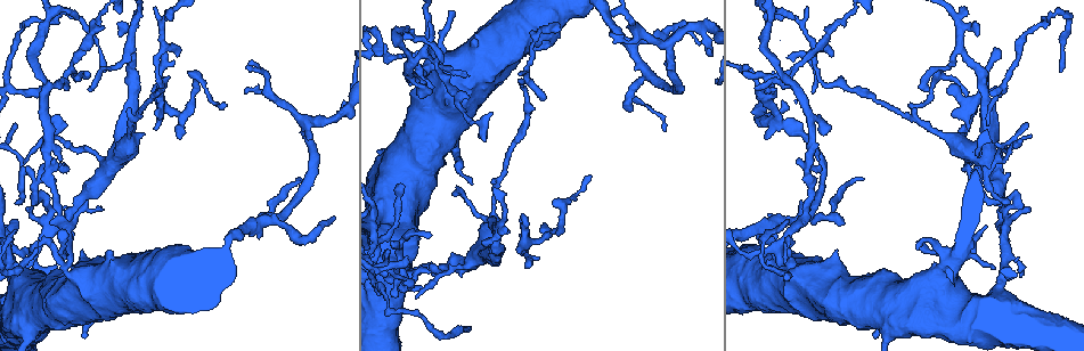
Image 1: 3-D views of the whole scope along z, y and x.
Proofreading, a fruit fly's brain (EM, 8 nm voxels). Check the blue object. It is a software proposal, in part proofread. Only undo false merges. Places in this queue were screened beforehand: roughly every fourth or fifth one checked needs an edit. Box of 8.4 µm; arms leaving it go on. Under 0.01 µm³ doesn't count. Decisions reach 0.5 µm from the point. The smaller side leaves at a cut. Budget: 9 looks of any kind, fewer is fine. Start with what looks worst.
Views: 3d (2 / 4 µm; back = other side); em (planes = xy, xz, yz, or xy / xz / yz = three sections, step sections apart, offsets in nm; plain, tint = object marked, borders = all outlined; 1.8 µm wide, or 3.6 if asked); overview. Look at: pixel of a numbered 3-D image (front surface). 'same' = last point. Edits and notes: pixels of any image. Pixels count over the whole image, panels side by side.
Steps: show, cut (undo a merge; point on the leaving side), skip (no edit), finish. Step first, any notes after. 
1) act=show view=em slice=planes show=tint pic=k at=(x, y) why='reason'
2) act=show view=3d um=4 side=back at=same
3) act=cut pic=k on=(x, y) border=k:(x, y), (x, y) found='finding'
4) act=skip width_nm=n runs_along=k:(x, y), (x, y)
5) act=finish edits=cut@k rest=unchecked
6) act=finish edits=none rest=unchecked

act=show view=em slice=xz step=4 show=borders pic=1 at=(66, 265)

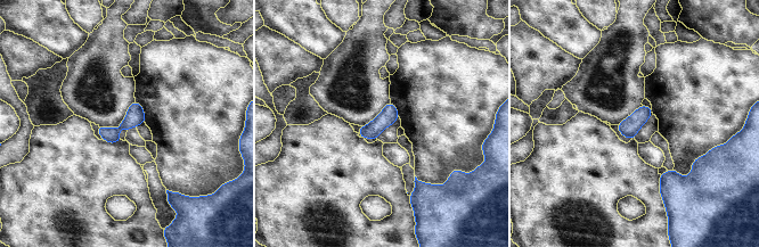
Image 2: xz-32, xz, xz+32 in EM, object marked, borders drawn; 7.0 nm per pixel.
act=show view=em slice=planes show=borders at=same why='cut it another way'

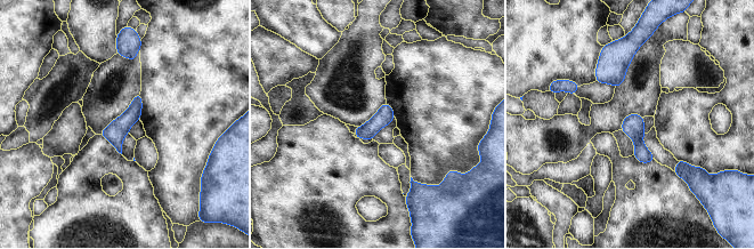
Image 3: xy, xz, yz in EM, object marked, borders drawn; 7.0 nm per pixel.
act=skip found='continuous, no second neuron'

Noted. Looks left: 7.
act=show view=em slice=planes show=tint pic=1 at=(1005, 228) why='sharp bend'

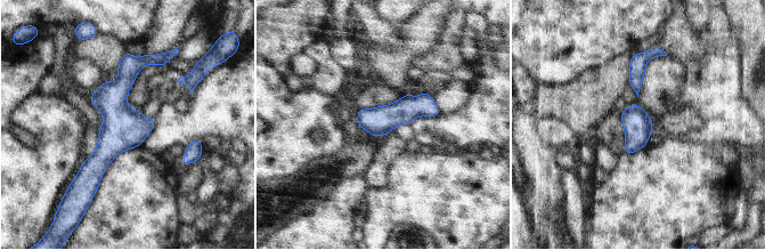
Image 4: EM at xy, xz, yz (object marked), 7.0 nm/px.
act=skip width_nm=190 runs_along=4:(152, 58), (115, 94), (95, 182) found='one neuron here'

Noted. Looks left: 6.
act=show view=3d um=2 side=back pic=1 at=(453, 267) why='sudden change in width'

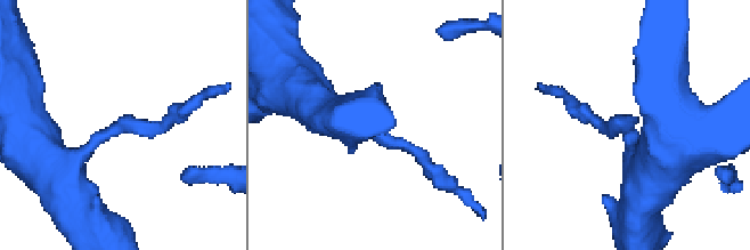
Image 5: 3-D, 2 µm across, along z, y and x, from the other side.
act=show view=em slice=planes show=borders pic=5 at=(628, 126) why='now the EM'

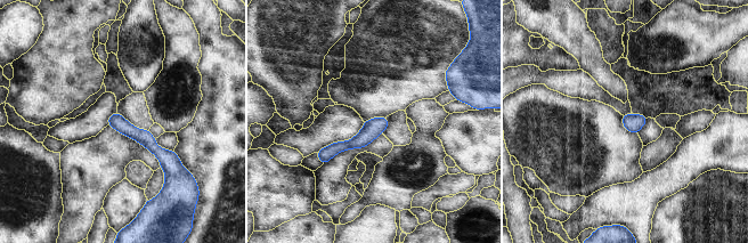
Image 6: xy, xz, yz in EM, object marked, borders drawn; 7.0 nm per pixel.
act=skip width_nm=110 runs_along=6:(111, 120), (141, 136), (171, 168) found='continuous, no second neuron'

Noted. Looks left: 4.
act=show view=em slice=planes show=tint pic=1 at=(162, 103) why='a fork'

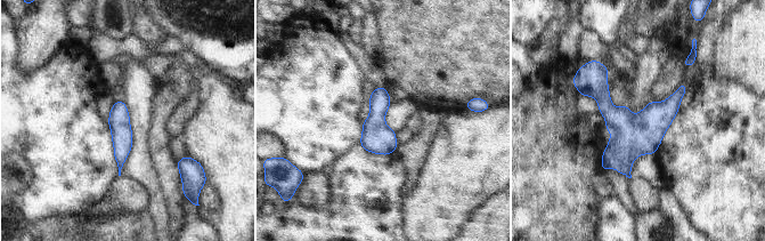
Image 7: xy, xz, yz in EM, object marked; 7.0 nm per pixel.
act=skip width_nm=150 found='one neuron here'

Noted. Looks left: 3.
act=finish edits=none rest=unchecked

